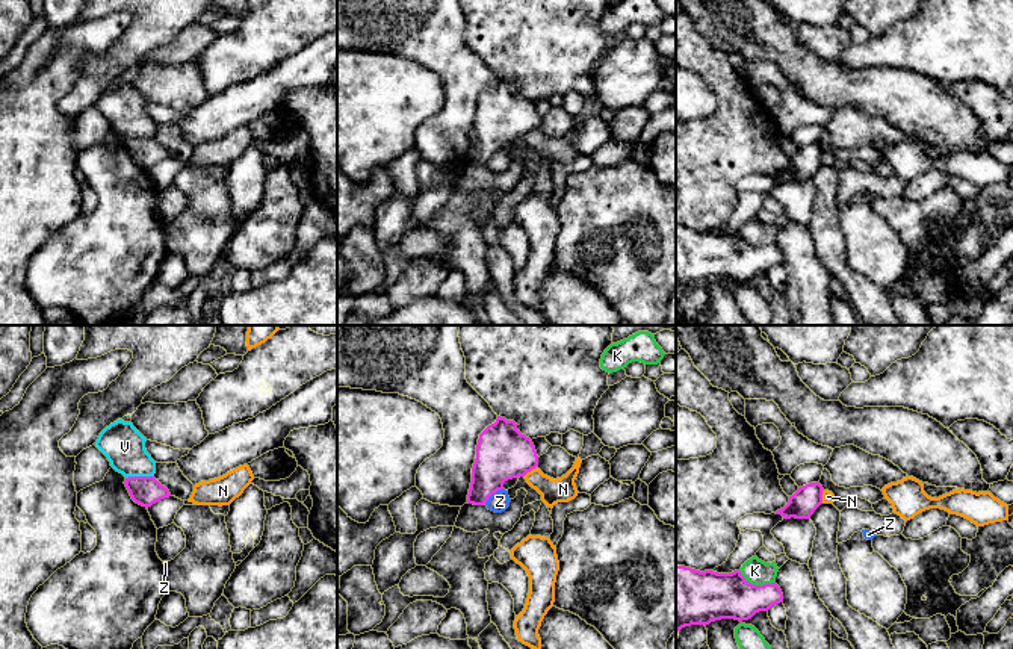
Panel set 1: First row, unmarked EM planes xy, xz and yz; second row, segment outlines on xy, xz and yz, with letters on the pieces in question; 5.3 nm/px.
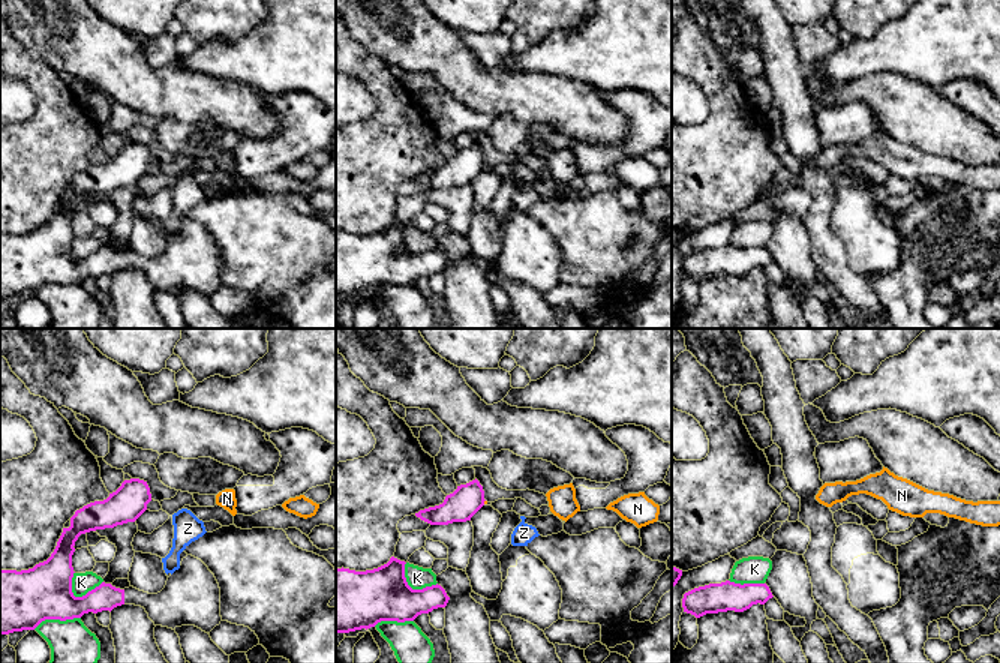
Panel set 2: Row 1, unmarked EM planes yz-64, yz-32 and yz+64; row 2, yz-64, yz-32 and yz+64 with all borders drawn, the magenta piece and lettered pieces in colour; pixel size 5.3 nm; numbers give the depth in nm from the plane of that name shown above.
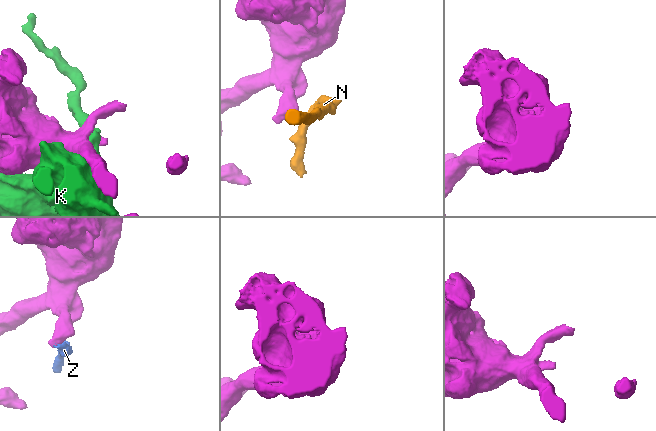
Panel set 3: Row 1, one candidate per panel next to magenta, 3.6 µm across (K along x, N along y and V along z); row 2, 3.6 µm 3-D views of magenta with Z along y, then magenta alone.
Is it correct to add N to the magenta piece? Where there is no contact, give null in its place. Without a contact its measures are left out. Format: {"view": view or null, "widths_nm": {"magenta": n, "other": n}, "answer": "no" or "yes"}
{"view": "yz", "widths_nm": {"magenta": 150, "other": 60}, "answer": "no"}

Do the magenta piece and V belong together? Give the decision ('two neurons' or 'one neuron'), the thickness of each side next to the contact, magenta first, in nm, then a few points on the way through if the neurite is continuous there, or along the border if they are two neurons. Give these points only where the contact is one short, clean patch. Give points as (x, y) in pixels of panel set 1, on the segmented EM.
two neurons | 160/220 nm | along xy (153, 475), (129, 475), (126, 478)

